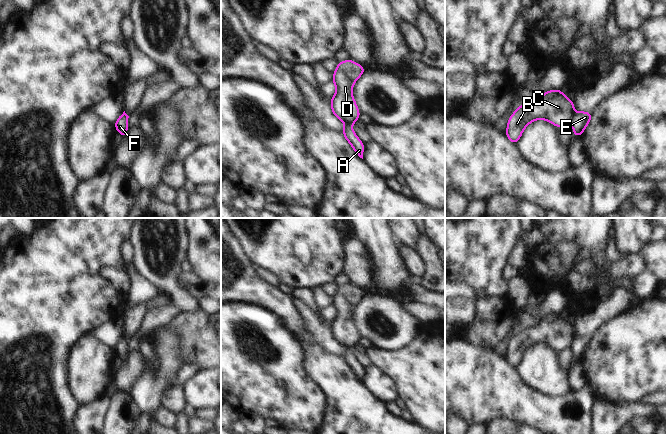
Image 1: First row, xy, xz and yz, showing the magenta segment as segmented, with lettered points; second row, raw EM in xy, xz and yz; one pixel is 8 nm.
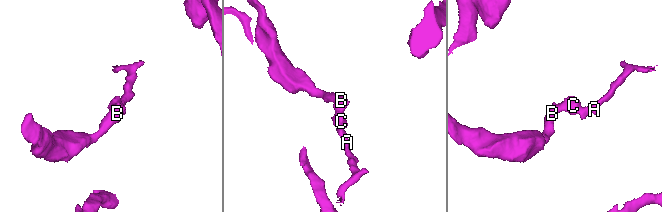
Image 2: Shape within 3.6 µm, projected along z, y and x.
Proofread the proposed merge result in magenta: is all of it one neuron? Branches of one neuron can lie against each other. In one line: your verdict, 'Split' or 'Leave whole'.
Split

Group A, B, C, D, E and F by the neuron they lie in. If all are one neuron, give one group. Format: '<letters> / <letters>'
A E F / B C D

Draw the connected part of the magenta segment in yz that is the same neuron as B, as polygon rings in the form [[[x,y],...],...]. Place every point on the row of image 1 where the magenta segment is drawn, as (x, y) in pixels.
[[[549,90],[534,104],[525,106],[520,103],[510,116],[505,132],[512,143],[518,144],[523,130],[532,121],[544,119],[561,128],[571,123],[574,115],[574,103],[564,96],[562,90]]]

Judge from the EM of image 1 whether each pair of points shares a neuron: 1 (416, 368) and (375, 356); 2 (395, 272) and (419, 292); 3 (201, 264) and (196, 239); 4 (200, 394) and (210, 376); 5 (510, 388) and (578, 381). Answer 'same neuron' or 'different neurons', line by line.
1: same neuron
2: different neurons
3: same neuron
4: same neuron
5: different neurons

